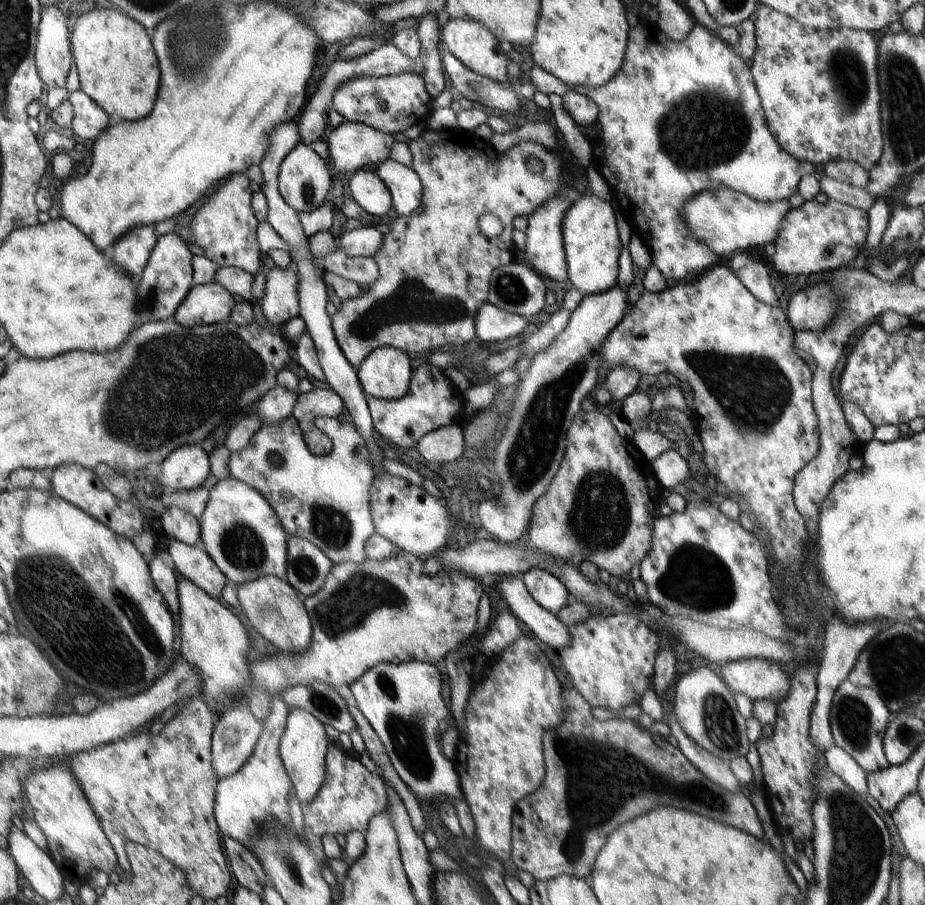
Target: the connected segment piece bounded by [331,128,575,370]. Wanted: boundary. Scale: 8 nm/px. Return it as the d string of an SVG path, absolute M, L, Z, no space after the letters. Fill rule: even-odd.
M459 128L442 132L426 129L416 140L410 140L408 146L413 156L411 168L422 183L425 210L419 215L398 217L390 222L390 232L382 238L380 254L373 258L380 278L360 292L360 296L342 301L340 310L331 318L338 346L355 370L372 350L381 346L397 348L408 355L470 342L476 336L474 318L480 306L488 302L489 280L495 269L492 262L500 262L498 267L511 262L508 250L498 248L498 244L502 244L502 240L508 242L508 234L514 230L512 220L520 216L530 218L552 196L569 198L569 193L575 195L566 147L556 151L535 141L521 140L507 152L498 152L474 133L468 134ZM531 154L543 160L543 173L528 170L526 158ZM482 214L493 214L503 226L502 236L499 236L498 244L494 244L494 258L492 242L478 230L478 218Z

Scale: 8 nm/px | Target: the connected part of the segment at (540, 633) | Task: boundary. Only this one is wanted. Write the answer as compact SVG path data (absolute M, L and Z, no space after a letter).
M521 577L500 578L495 588L504 596L513 615L534 634L534 637L557 651L574 642L566 630L567 626L530 596Z

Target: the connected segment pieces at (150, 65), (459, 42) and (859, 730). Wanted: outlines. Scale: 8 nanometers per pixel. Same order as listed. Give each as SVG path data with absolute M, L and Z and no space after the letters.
M94 4L80 14L78 24L74 24L70 44L80 91L96 102L112 123L140 120L152 112L161 72L150 36L139 22L110 5Z
M458 18L458 20L449 20L441 27L441 40L446 42L448 50L462 64L465 64L472 72L490 78L500 84L508 84L508 74L506 65L508 64L507 55L500 47L500 43L488 32L480 22L468 20L468 18Z
M848 679L838 686L830 710L830 730L834 744L846 750L866 774L880 772L891 764L887 761L883 738L892 713L883 698L871 688L854 686Z

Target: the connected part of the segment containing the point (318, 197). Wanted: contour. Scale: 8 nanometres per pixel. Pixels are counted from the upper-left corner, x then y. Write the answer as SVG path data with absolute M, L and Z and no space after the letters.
M298 143L280 164L278 192L297 213L309 213L320 208L330 198L332 175L333 172L327 161L322 159L311 147Z

